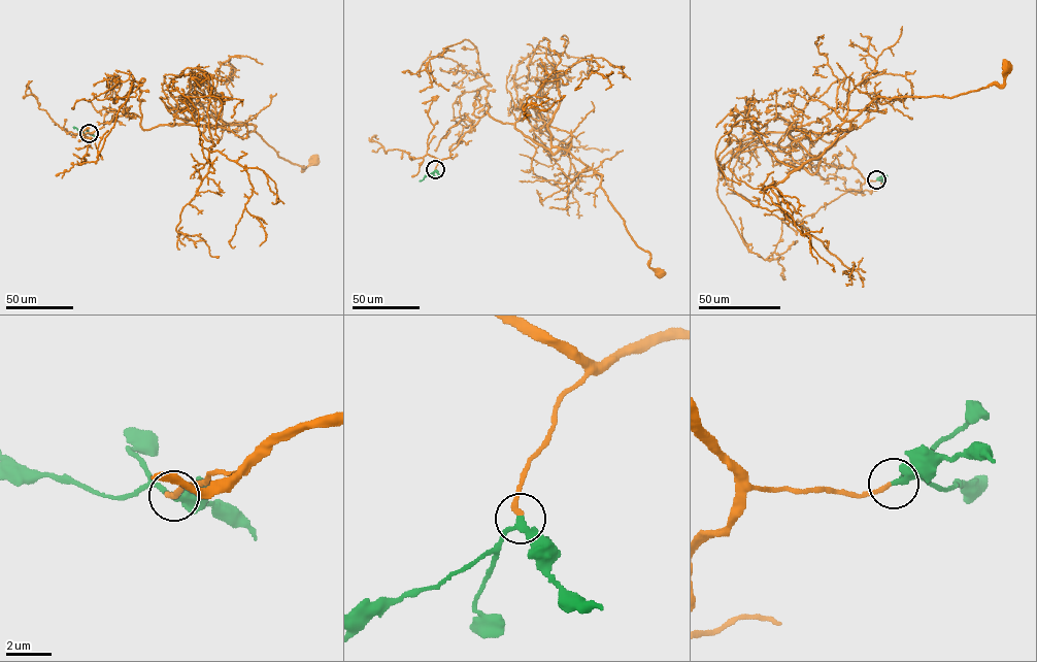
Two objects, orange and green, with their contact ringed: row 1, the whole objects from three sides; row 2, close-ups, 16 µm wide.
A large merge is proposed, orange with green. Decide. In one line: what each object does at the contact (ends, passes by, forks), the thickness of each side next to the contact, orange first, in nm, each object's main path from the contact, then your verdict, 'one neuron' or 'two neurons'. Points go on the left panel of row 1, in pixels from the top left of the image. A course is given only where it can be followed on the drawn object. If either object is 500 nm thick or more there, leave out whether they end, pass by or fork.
orange ends | green forks | 200/200 nm | orange via (89, 133), (130, 112), (144, 130), (251, 124), (279, 157), (303, 171), (313, 161) | green via (89, 133), (73, 127) | one neuron

